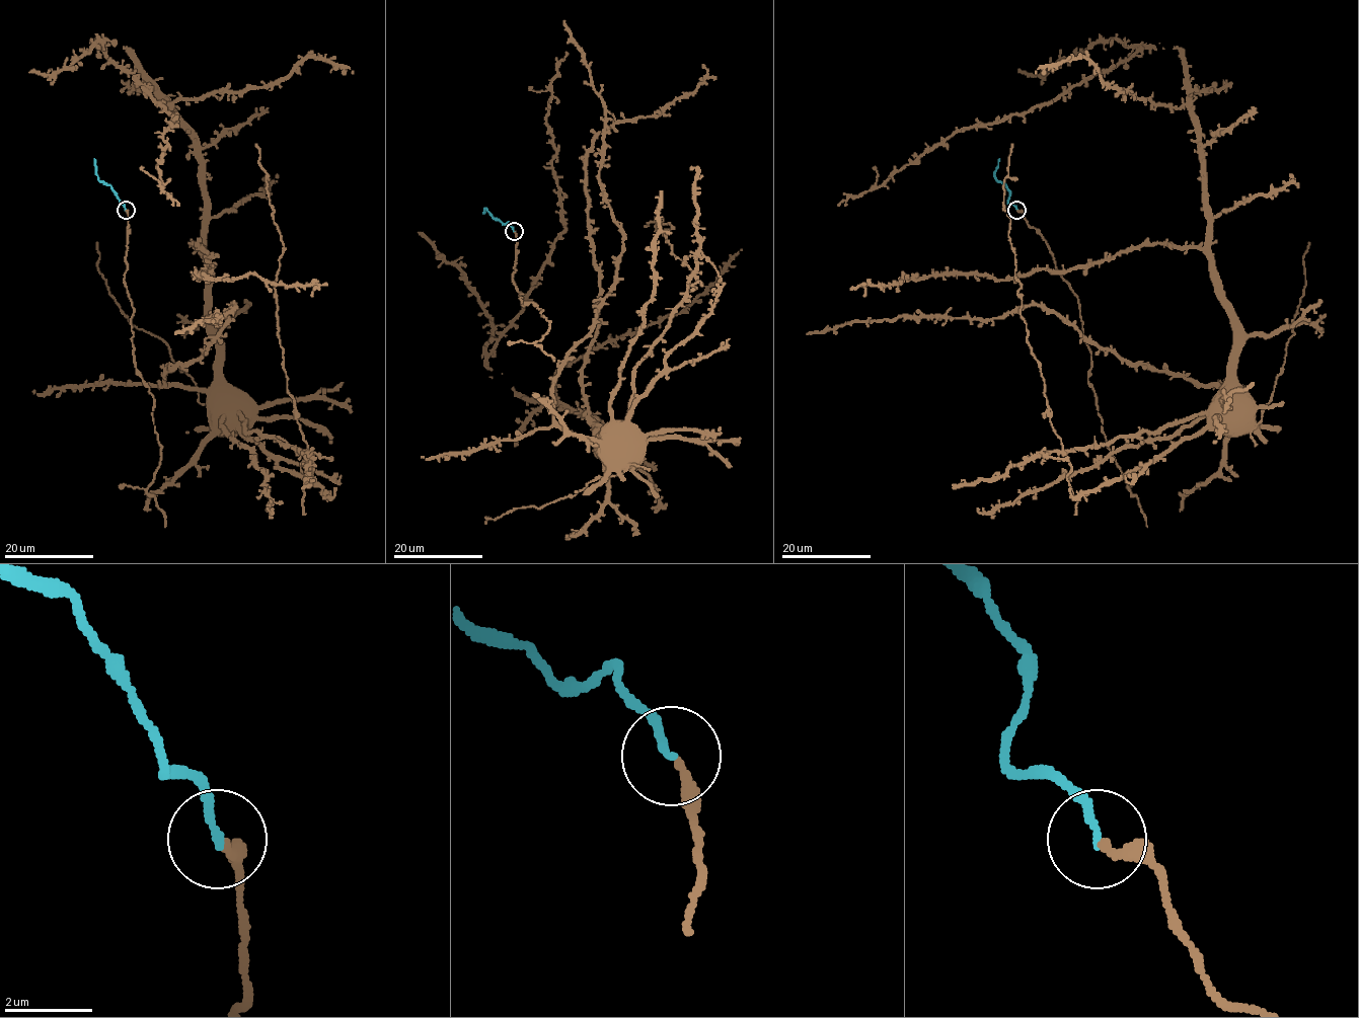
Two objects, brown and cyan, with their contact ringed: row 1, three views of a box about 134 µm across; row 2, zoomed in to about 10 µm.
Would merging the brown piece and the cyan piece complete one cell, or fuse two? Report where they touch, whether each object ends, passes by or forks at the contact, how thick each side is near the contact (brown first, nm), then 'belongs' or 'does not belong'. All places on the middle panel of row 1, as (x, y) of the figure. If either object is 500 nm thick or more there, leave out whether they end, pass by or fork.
(514, 231) | brown ends | cyan ends | 260/180 nm | belongs

